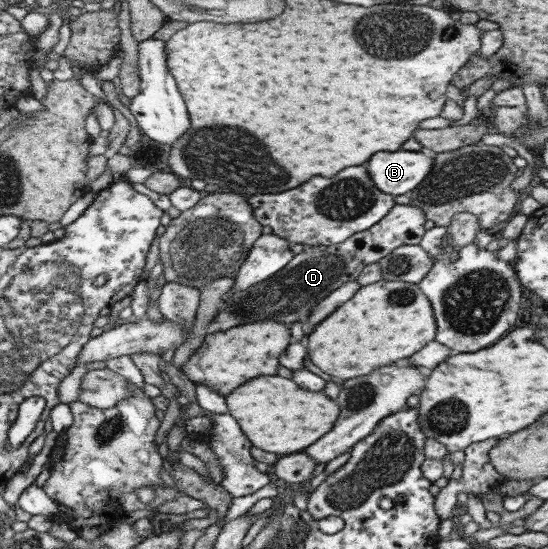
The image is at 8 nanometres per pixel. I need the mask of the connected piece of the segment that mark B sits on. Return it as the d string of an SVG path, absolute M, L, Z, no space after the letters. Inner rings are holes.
M420 151L378 152L366 162L367 178L384 194L408 194L428 175L432 158Z

